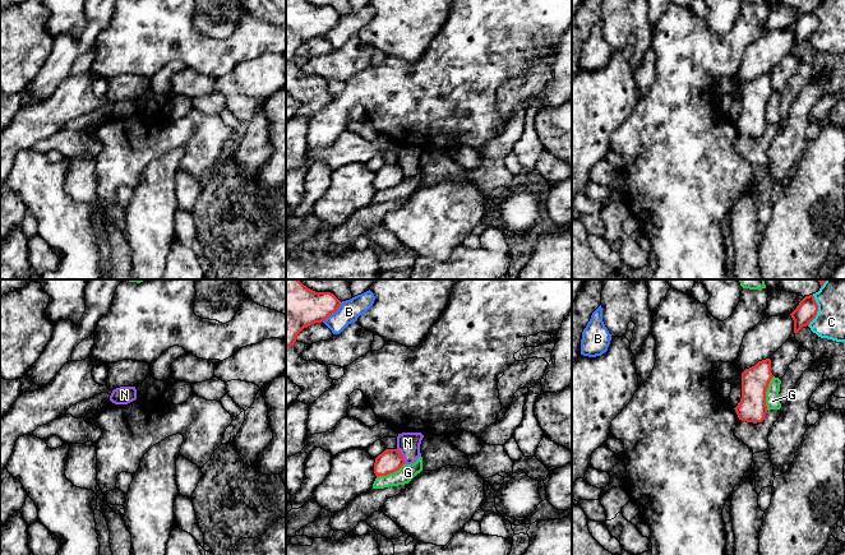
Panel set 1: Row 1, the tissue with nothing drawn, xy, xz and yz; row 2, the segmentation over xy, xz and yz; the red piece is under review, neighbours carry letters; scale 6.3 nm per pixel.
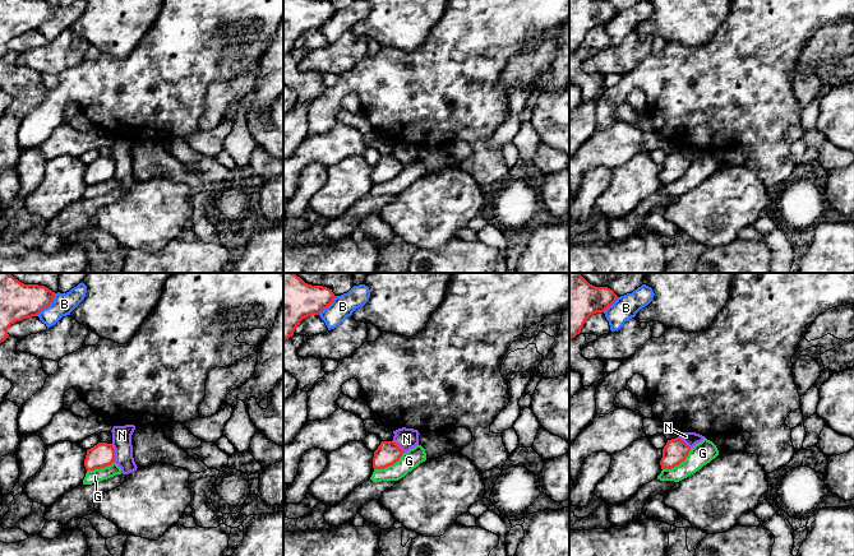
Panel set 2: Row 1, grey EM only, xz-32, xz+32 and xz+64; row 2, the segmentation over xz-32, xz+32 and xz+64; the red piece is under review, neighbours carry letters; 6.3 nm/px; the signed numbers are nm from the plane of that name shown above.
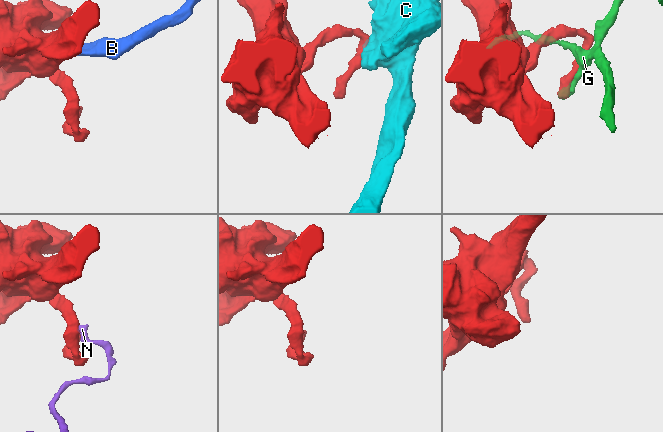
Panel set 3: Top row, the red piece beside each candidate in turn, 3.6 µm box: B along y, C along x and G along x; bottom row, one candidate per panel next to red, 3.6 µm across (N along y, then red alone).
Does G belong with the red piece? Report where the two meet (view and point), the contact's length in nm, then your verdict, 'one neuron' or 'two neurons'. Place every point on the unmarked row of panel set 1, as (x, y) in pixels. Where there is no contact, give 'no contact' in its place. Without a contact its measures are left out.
meets red in yz at (765, 107); contact 220 nm long; two neurons

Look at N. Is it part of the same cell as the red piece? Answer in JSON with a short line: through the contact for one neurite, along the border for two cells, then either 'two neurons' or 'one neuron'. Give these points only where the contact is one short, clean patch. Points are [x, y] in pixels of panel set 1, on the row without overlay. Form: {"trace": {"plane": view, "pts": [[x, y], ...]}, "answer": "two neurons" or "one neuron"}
{"trace": {"plane": "xz", "pts": [[396, 163], [402, 170], [405, 177]]}, "answer": "two neurons"}

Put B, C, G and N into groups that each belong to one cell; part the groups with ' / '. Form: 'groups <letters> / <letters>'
groups B / C / G / N

